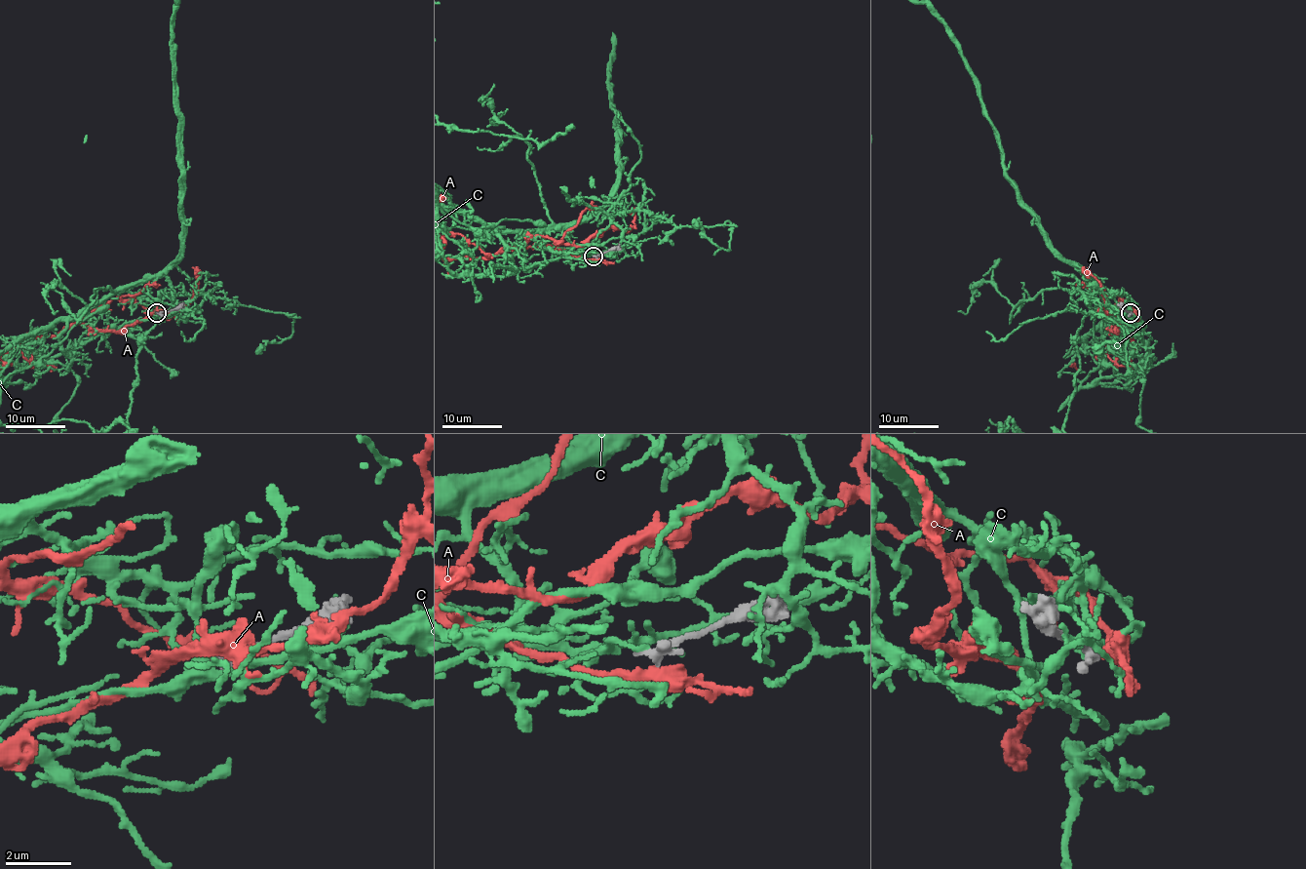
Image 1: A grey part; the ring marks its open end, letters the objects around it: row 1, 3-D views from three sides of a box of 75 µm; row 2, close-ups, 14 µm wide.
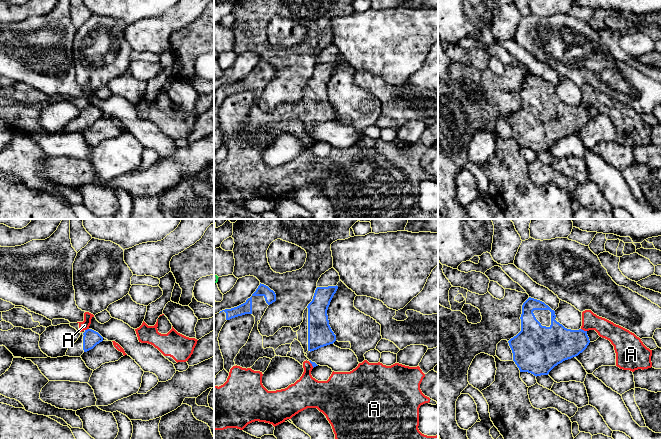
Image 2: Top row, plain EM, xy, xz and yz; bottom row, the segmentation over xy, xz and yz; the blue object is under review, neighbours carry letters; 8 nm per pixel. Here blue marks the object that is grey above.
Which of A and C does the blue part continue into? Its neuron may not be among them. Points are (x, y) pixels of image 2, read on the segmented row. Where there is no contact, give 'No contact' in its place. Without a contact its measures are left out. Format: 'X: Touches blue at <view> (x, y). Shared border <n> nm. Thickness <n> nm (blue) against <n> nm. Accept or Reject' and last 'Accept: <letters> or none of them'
A: Touches blue at yz (583, 330). Shared border 50 nm. Thickness 300 nm (blue) against 150 nm. Reject
C: No contact. Reject
Accept: none of them

